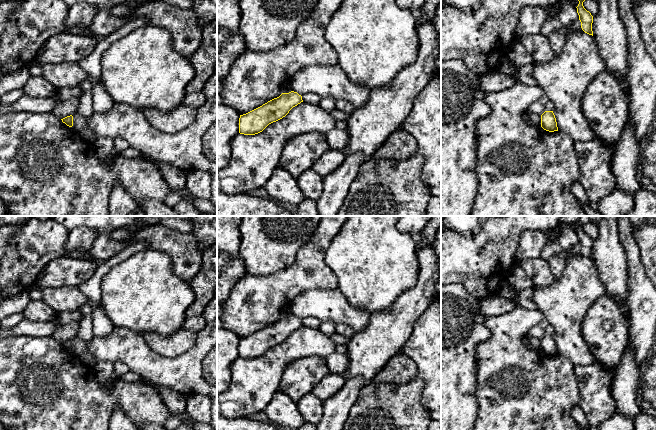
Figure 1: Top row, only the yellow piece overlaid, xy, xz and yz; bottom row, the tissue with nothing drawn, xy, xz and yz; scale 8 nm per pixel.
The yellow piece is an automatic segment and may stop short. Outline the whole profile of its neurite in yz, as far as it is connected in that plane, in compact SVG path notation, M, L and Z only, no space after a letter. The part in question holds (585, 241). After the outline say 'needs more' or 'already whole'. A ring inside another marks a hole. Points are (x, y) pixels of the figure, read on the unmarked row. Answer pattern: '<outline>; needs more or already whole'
M579 216L579 219L577 221L579 228L576 232L577 232L577 237L579 239L579 244L581 246L582 254L585 257L593 260L593 255L592 255L593 240L583 230L583 226L589 221L590 221L590 216Z; already whole

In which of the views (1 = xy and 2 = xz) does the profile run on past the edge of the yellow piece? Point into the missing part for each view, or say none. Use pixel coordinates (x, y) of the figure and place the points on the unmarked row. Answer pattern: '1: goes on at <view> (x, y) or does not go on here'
1: does not go on here
2: does not go on here

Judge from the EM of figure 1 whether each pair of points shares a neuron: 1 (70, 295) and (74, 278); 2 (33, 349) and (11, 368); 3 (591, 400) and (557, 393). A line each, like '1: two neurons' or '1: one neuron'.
1: two neurons
2: one neuron
3: two neurons

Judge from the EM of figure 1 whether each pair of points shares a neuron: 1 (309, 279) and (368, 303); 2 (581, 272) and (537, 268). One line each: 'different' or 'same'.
1: different
2: different

